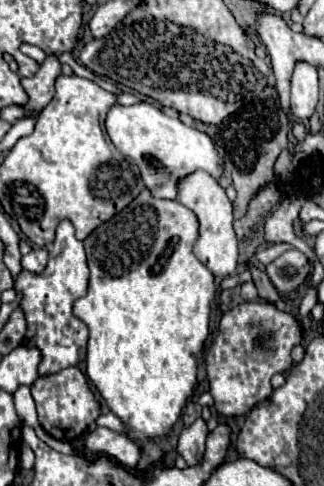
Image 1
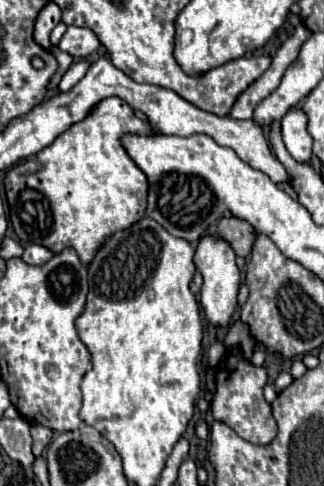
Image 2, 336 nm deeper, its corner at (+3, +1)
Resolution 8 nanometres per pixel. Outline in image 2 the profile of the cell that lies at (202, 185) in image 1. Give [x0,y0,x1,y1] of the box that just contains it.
[193,235,241,325]

